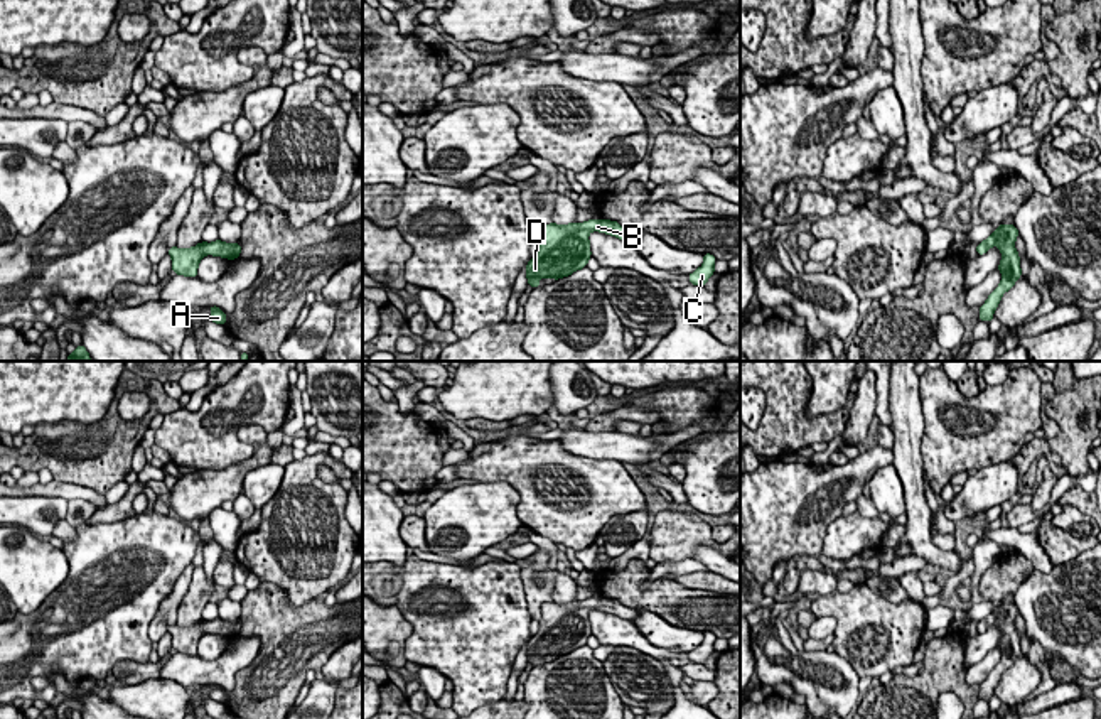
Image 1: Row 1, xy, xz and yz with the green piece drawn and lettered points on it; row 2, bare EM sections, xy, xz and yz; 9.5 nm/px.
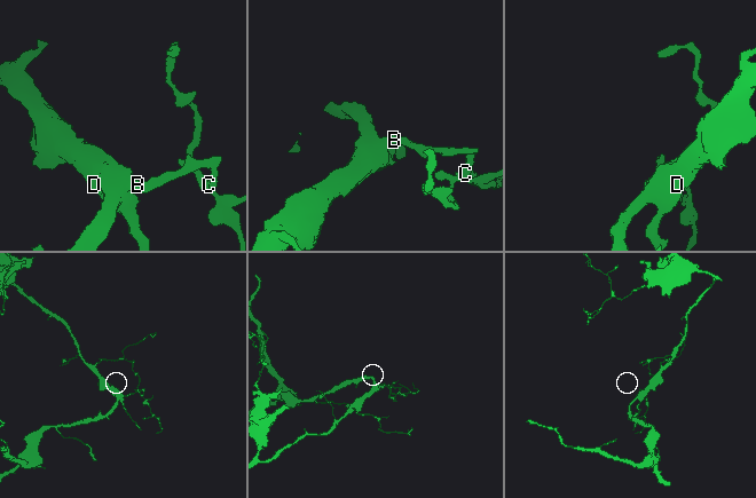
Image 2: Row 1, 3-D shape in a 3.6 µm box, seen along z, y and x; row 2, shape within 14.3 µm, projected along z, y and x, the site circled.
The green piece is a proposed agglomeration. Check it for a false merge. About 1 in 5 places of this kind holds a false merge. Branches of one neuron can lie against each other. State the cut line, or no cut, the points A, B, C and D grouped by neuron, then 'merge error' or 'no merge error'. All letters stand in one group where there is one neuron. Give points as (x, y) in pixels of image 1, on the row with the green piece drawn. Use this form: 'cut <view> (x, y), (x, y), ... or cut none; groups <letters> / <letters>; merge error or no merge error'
cut none; groups A B C D; no merge error

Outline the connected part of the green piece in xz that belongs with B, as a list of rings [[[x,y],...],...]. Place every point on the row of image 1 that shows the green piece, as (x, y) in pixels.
[[[588,219],[585,223],[545,224],[541,228],[540,251],[526,265],[528,285],[541,287],[538,278],[551,277],[553,280],[568,277],[585,268],[592,257],[588,235],[600,231],[632,243],[637,231],[622,228],[617,221]]]

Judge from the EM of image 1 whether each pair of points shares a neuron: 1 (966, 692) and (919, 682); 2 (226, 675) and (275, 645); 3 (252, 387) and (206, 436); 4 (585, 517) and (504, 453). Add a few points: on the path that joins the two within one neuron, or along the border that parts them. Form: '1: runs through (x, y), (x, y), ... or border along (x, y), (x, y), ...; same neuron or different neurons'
1: runs through (955, 682), (931, 682); same neuron
2: border along (257, 635), (258, 654), (235, 675), (230, 691); different neurons
3: runs through (240, 399), (214, 424); same neuron
4: runs through (562, 517), (552, 517), (530, 495), (525, 476); same neuron

